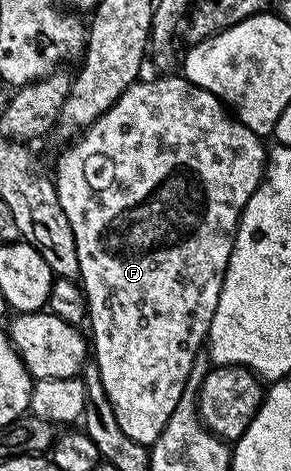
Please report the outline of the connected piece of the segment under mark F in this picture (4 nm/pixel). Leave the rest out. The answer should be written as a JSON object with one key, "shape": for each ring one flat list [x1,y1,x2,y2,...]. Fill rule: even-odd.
{"shape":[[169,73,164,77,157,78,161,79,149,79,146,83,144,83,144,81,132,83,123,93,123,97,119,97,119,101,115,101,115,105,111,105,111,109,107,109,107,113,103,113,103,117,99,117,91,126,84,128,81,134,76,136,76,138,66,146,70,147,58,157,57,175,55,174,57,192,59,193,59,205,63,205,63,213,67,213,67,221,71,221,71,233,75,233,75,249,79,253,79,269,81,270,79,282,85,293,87,323,88,326,93,326,91,351,95,356,95,362,99,369,99,377,103,381,103,389,111,401,111,409,115,409,115,421,119,421,119,429,123,429,123,433,127,433,127,437,131,437,131,441,139,441,146,445,152,445,159,437,159,433,163,433,163,429,167,425,171,413,175,413,175,405,179,405,179,401,183,397,183,389,187,385,191,369,195,365,197,358,202,354,203,348,206,346,209,337,211,317,215,317,215,309,219,305,219,293,223,289,223,277,227,269,227,261,231,257,231,249,233,248,233,242,237,236,237,222,241,220,241,210,247,205,251,193,255,193,255,189,261,184,261,180,265,178,265,164,267,162,267,147,266,144,261,144,264,143,262,136,256,135,251,129,247,129,247,125,240,123,239,120,231,114,229,108,207,89,195,85,191,80,177,73]]}

